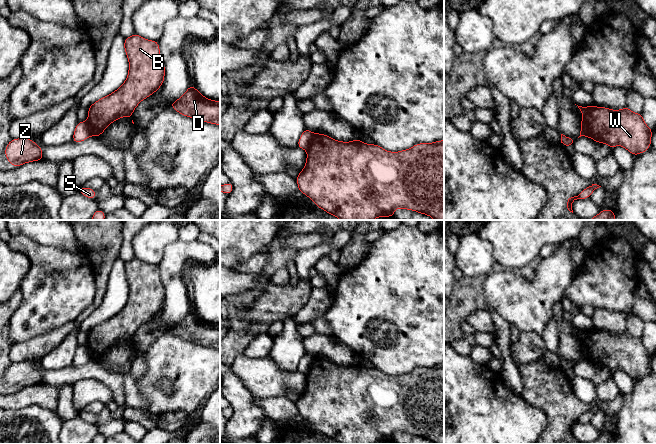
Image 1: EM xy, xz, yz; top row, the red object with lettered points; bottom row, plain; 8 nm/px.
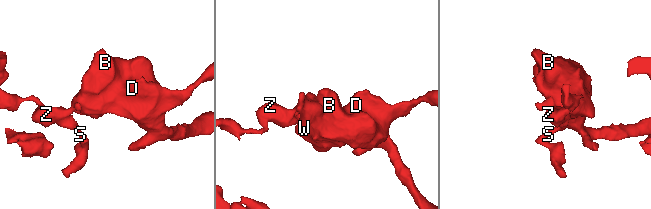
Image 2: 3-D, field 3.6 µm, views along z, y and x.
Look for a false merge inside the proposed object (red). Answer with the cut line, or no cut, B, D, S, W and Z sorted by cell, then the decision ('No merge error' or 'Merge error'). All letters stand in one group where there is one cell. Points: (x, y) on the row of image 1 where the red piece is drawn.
Split along xz (314, 134), (310, 145), (306, 149). Groups: B D W / S Z. Merge error

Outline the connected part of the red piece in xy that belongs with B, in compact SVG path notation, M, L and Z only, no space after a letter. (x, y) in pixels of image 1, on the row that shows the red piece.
M134 33L125 38L124 49L129 61L129 71L125 82L116 91L99 99L88 108L88 126L91 135L99 137L104 130L121 117L132 120L137 105L156 92L164 82L165 66L160 56L158 41L147 40Z

